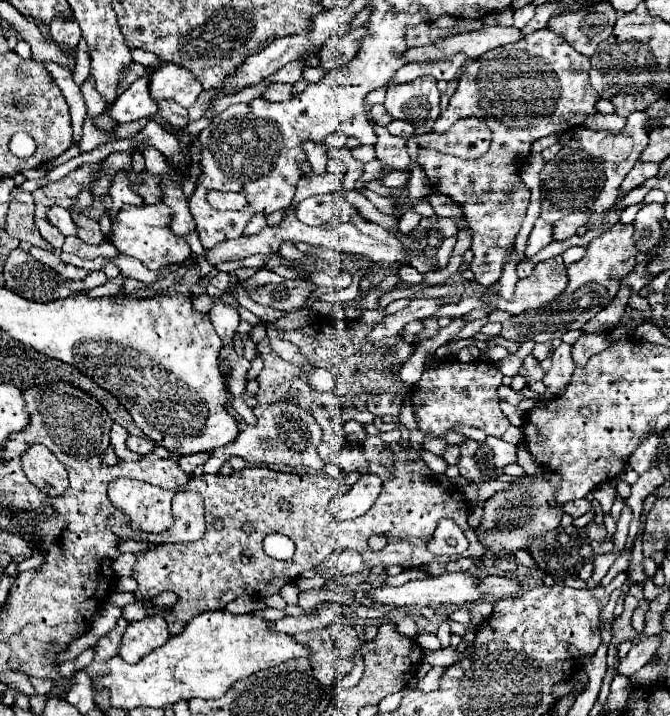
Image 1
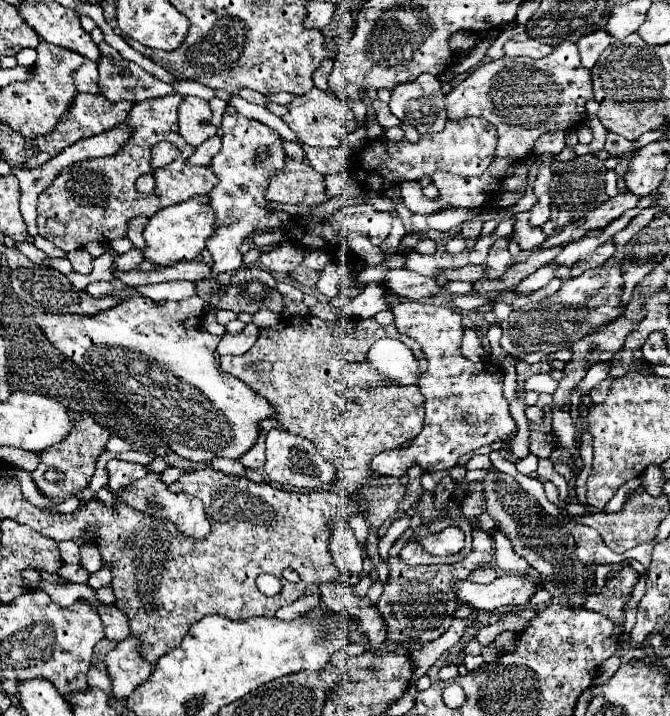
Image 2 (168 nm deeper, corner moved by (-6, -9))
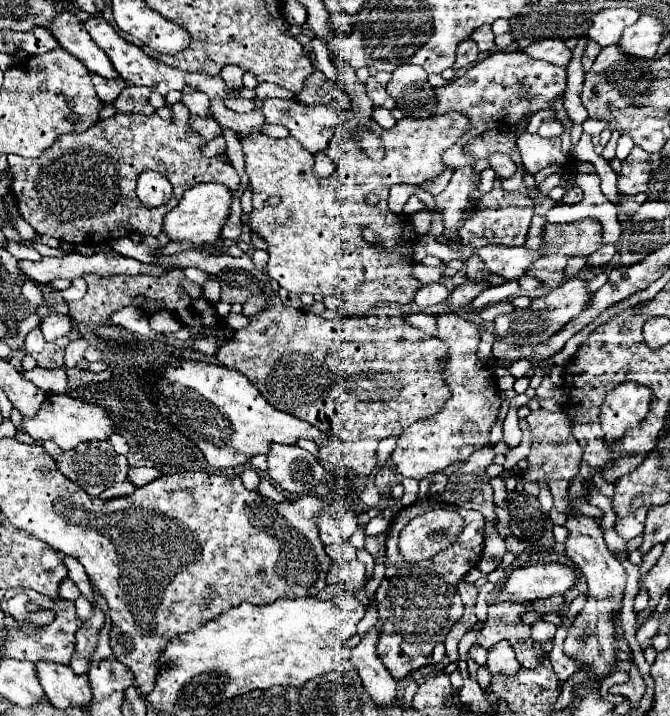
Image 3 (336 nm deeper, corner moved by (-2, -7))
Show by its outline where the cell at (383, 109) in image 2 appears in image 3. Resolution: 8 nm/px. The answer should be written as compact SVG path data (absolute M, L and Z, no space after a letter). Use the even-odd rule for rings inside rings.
M373 76L367 80L367 94L371 96L373 106L383 106L387 110L393 110L395 108L395 100L385 92L383 86L377 84L377 80Z

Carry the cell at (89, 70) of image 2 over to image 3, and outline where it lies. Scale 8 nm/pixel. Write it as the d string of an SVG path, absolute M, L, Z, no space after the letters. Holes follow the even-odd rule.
M91 74L91 80L93 80L93 86L95 86L95 90L97 90L97 96L99 96L101 102L105 102L105 104L113 102L113 100L119 96L119 92L123 90L123 84L117 82L117 80L107 80L107 78L101 78L101 76L97 76L97 74Z

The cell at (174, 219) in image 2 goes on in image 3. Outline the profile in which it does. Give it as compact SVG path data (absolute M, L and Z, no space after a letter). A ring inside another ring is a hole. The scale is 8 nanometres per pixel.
M199 184L191 188L179 204L165 214L163 218L163 232L171 242L191 242L195 246L203 244L215 244L221 236L221 228L229 216L231 208L231 190L223 184Z

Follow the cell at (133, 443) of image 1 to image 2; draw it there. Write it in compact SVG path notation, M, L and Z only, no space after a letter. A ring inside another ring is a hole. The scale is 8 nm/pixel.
M109 460L107 464L109 470L109 490L115 492L123 492L127 486L131 486L135 480L143 478L145 466L143 464L131 464L131 462L121 462L121 460Z

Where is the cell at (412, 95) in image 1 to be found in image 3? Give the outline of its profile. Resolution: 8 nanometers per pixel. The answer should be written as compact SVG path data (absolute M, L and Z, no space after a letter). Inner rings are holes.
M413 64L397 68L387 84L387 92L407 118L423 120L435 116L435 90L427 84L423 68Z

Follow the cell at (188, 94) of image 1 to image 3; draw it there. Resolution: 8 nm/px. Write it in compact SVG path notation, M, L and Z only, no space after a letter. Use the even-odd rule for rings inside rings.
M182 102L172 106L172 118L163 120L159 114L115 114L99 120L81 134L65 134L39 158L7 156L15 174L13 196L27 224L39 234L69 244L101 246L111 244L133 232L157 236L163 216L175 208L181 196L195 184L219 182L231 190L239 188L237 170L219 158L205 158L199 146L205 138L189 130L189 111ZM141 172L159 172L173 184L173 196L167 204L145 208L137 194L137 178Z

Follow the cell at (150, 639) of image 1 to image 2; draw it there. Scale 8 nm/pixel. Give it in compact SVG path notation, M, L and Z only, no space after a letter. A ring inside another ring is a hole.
M129 636L107 652L105 666L111 678L111 694L115 700L127 700L129 694L153 672L153 668L139 654L139 640L135 636Z

